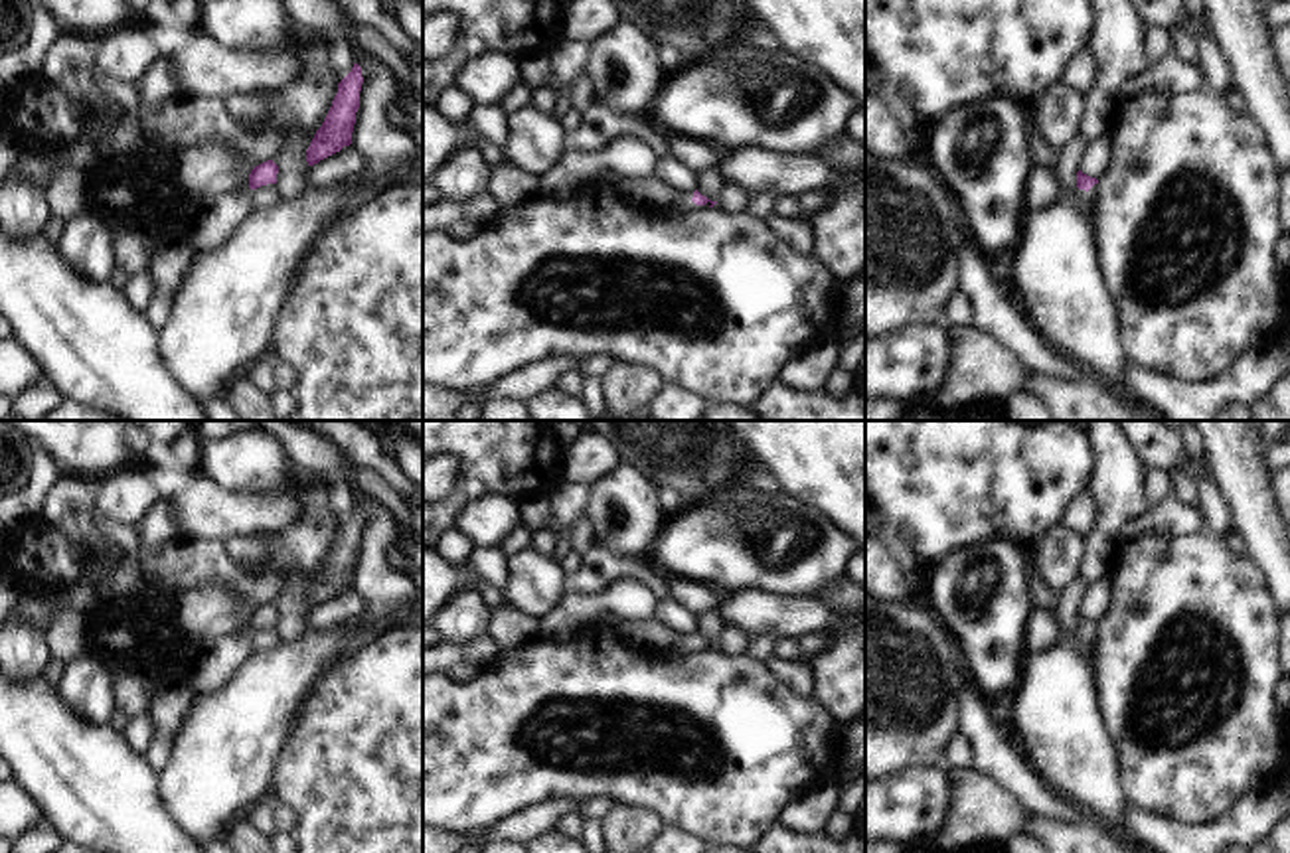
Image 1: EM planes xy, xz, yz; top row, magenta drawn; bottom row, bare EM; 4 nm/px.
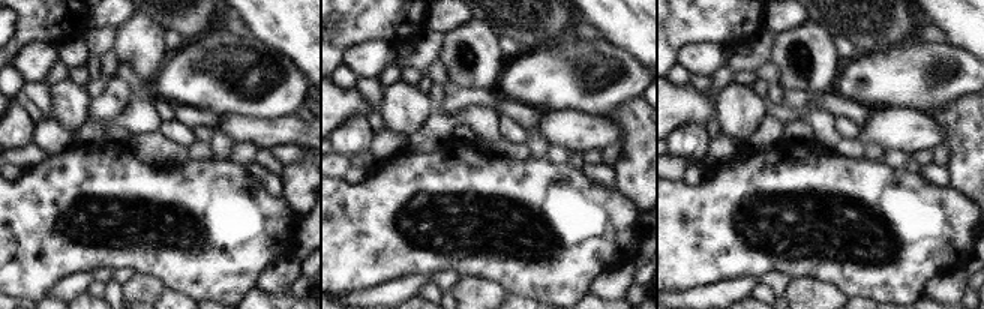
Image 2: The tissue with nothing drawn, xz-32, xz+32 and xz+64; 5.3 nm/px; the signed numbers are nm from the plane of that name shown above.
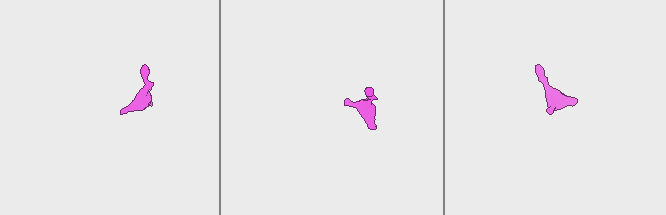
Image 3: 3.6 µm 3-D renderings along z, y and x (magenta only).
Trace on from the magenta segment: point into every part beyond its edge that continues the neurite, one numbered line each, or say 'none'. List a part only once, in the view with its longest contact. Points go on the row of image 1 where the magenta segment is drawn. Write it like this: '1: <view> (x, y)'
1: xz (682, 202)

